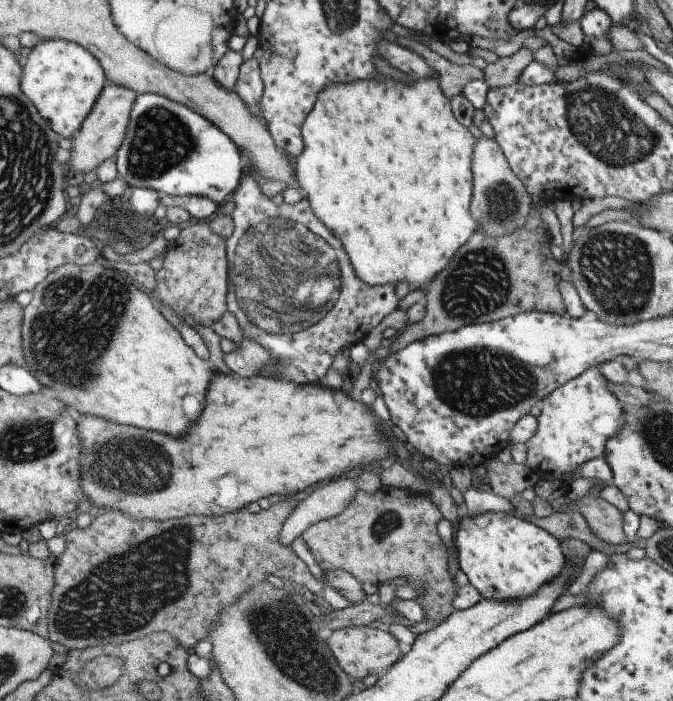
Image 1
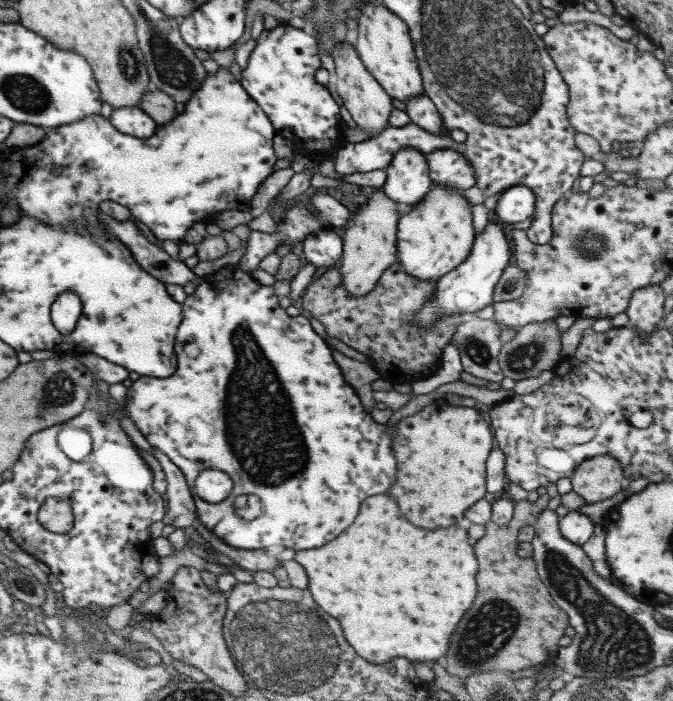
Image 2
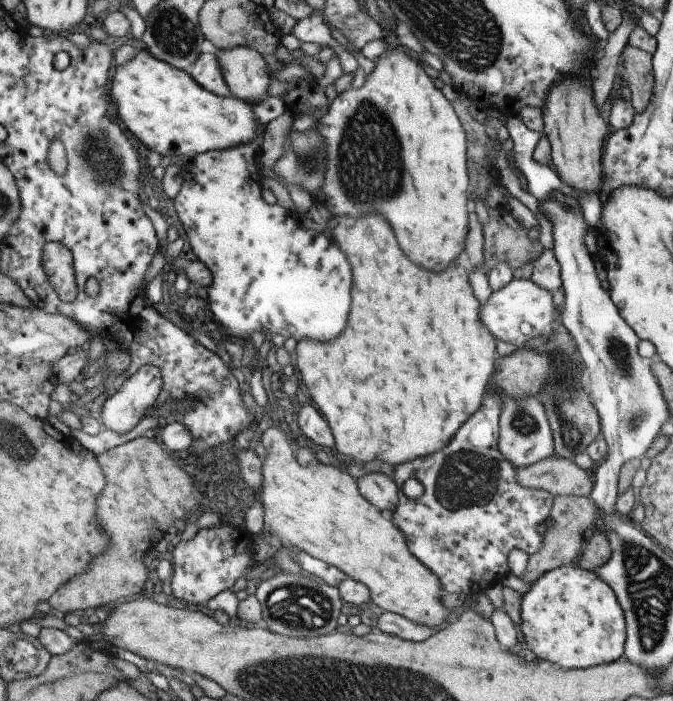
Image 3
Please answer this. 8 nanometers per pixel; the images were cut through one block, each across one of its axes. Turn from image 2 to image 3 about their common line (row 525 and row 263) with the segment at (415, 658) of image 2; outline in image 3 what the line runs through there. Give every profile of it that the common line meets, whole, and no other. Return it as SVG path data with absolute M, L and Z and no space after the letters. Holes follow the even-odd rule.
M332 214L328 219L329 226L323 232L332 244L336 244L340 248L340 252L344 252L348 256L348 260L352 262L352 272L354 272L354 290L352 290L352 308L350 308L350 318L348 318L348 326L342 332L342 336L338 336L336 340L328 342L328 344L320 344L318 340L312 338L302 338L297 341L295 348L297 376L302 378L312 402L316 404L316 408L320 410L320 414L326 418L326 422L330 424L332 432L334 432L334 440L336 440L336 448L356 460L356 462L370 462L370 460L382 460L388 464L404 464L410 460L416 460L418 456L428 456L432 452L442 450L452 436L456 434L456 430L482 406L482 394L486 390L486 384L490 382L492 374L494 374L494 362L496 362L496 338L492 336L490 330L486 330L480 322L480 307L472 286L470 286L469 265L464 259L454 260L448 268L444 268L440 274L430 274L424 268L418 268L414 264L410 264L410 260L406 256L402 256L402 250L398 248L398 242L394 238L394 232L390 228L390 224L380 218L380 216L362 216L358 220L350 218L350 216L334 216Z

